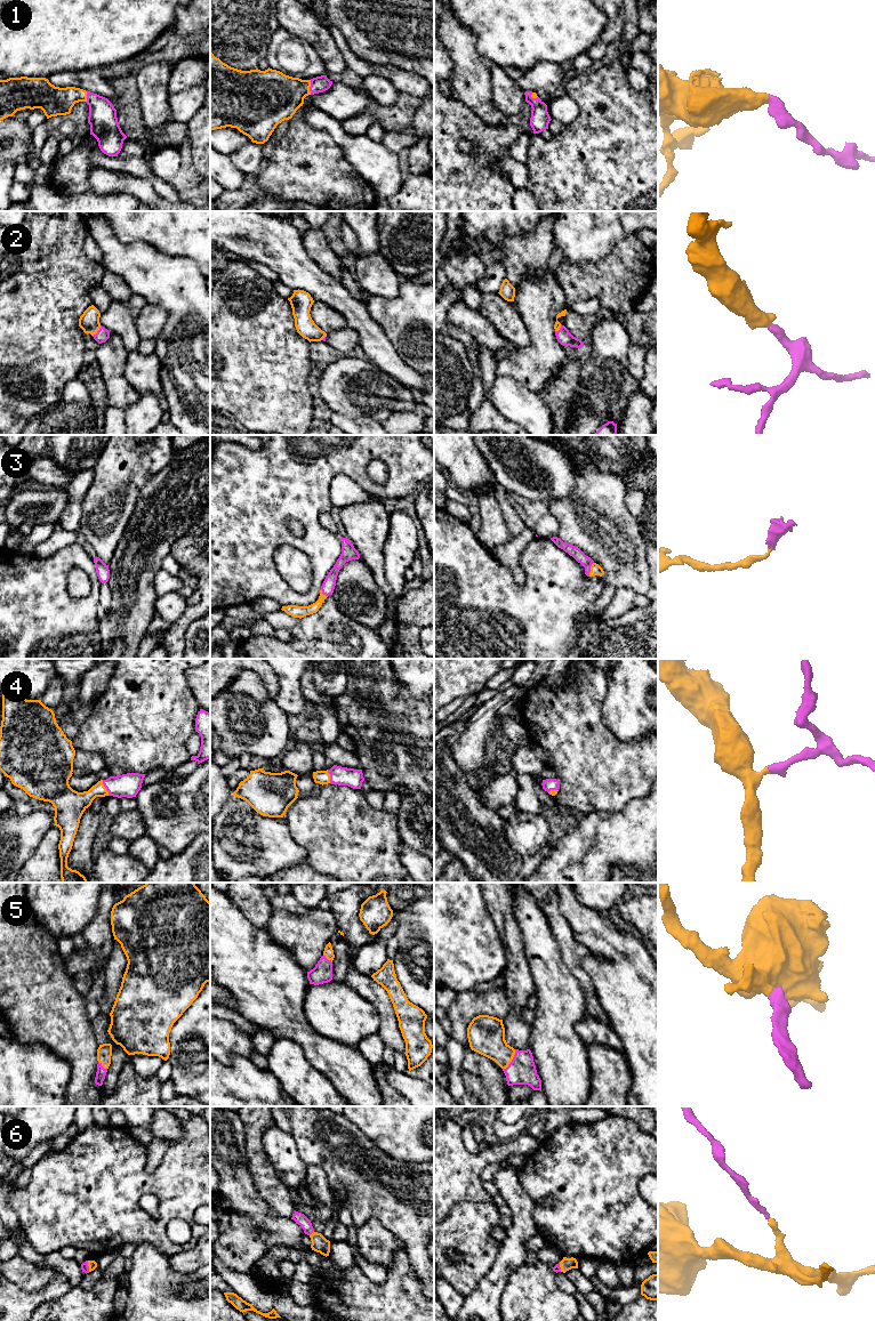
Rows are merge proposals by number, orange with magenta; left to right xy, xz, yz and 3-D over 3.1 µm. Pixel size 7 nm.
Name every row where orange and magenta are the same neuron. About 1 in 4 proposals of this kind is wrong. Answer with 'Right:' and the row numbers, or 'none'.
Right: 1, 2, 3, 4, 5, 6

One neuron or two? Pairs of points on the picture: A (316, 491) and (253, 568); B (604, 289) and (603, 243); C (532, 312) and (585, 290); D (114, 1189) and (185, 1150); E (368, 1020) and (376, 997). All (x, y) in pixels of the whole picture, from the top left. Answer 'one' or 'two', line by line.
A: one
B: two
C: two
D: one
E: two

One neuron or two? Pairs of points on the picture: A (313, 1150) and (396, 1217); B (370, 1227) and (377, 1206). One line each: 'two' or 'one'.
A: one
B: two

